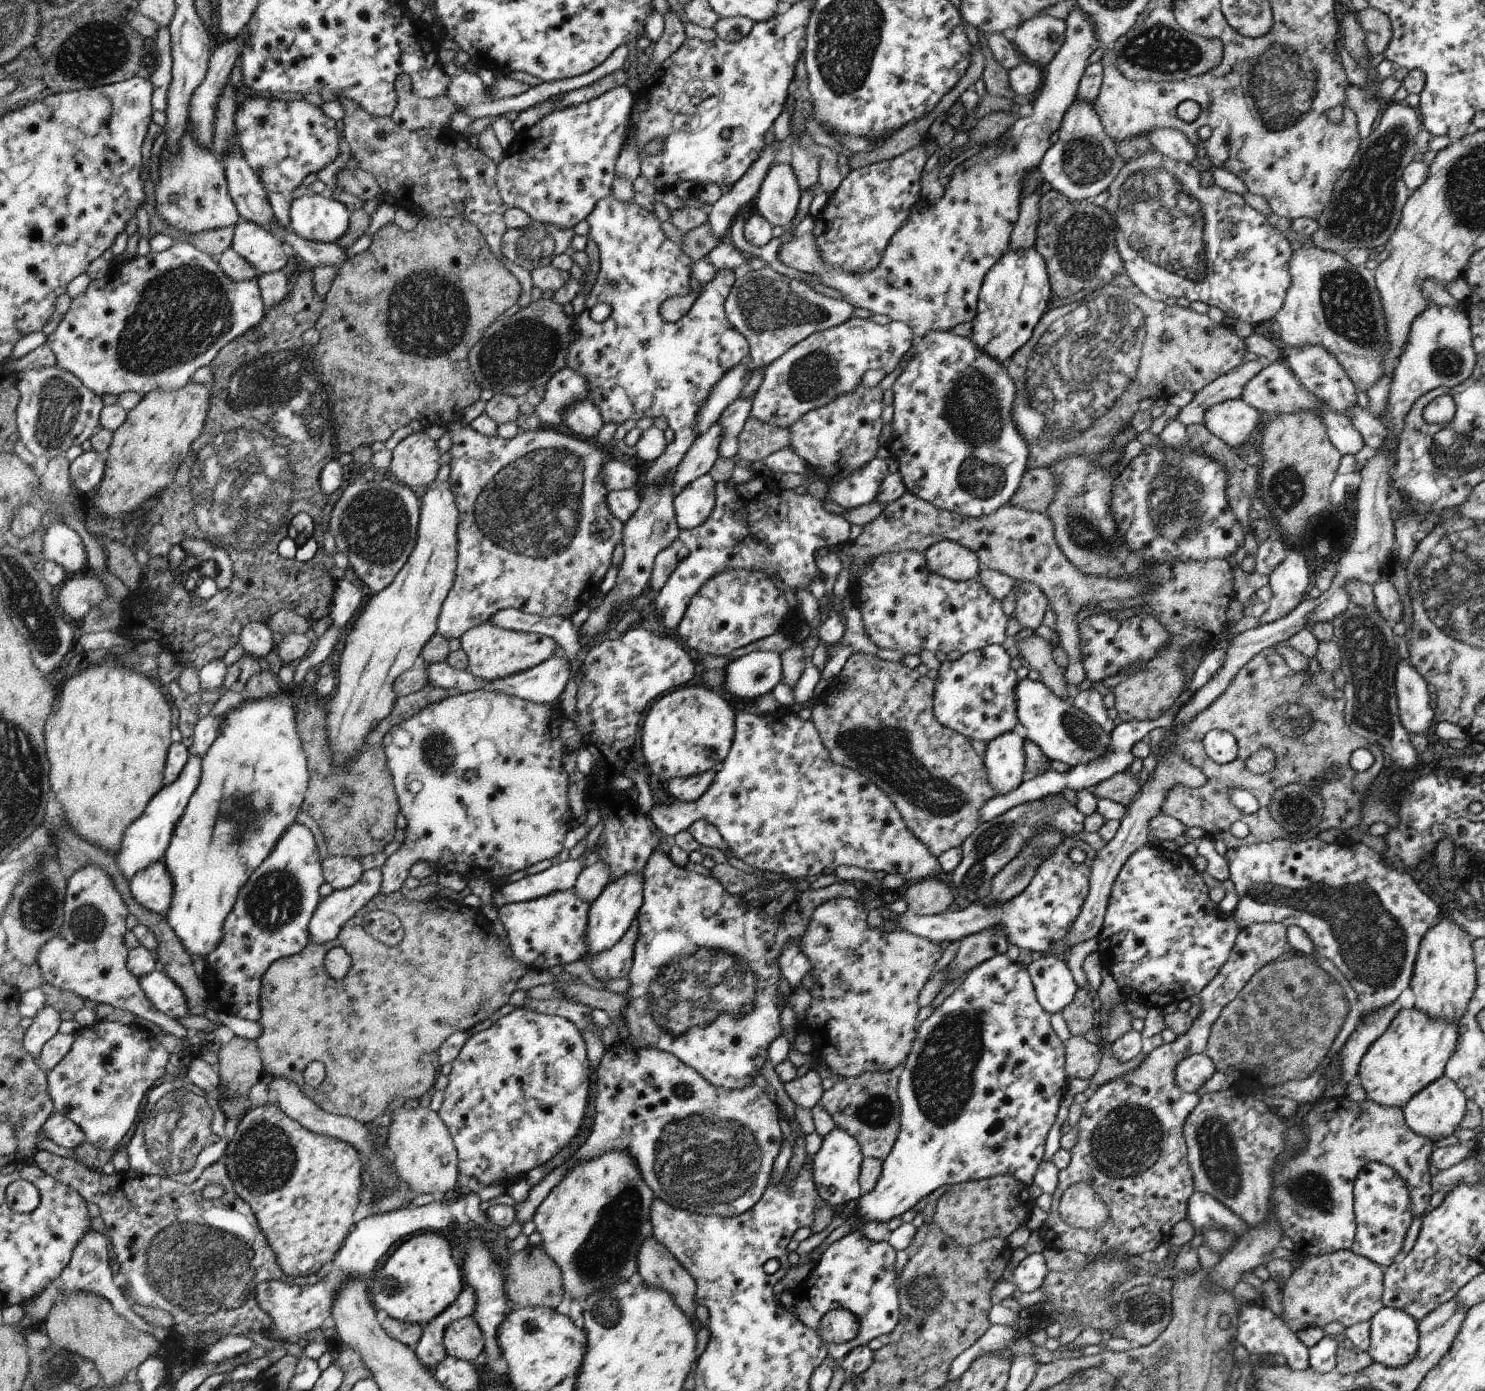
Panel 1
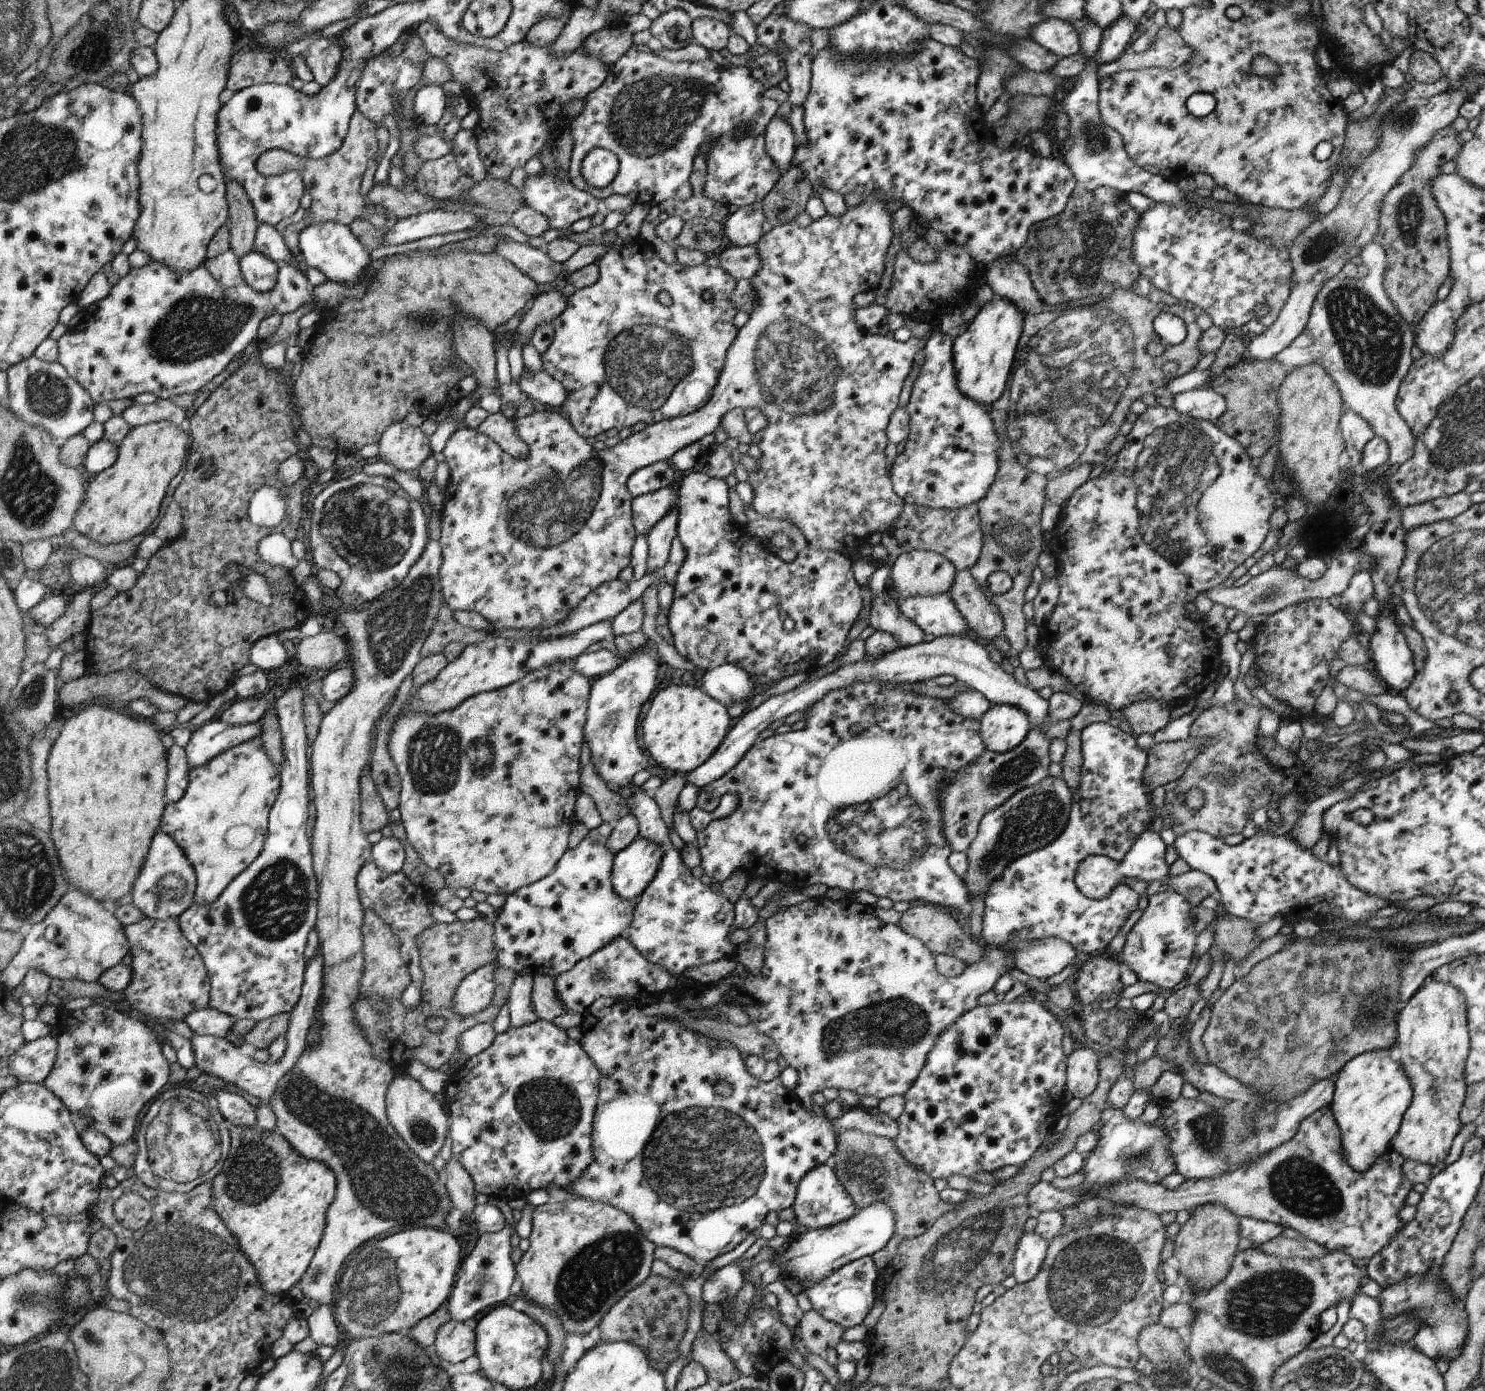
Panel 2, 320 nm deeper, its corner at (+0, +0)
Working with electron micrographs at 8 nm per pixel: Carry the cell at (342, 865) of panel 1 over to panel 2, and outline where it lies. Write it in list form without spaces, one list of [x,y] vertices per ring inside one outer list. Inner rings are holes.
[[[368,860],[360,870],[358,890],[360,899],[366,907],[366,910],[373,910],[379,918],[382,918],[397,938],[400,956],[403,958],[405,966],[411,975],[412,984],[409,985],[422,986],[424,977],[423,974],[418,972],[418,936],[432,925],[438,924],[434,921],[434,918],[430,916],[430,902],[428,902],[426,892],[424,892],[422,888],[414,886],[414,884],[402,874],[401,870],[392,874],[387,873],[372,860]]]

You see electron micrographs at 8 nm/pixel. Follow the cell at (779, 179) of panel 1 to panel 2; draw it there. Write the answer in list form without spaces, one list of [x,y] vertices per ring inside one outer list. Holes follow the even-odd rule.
[[[778,113],[769,122],[764,134],[769,155],[781,174],[791,170],[791,160],[797,145],[794,139],[794,130],[788,121]]]

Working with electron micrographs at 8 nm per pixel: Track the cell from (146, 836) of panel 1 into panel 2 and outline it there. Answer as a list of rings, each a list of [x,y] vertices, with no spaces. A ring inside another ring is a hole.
[[[212,718],[200,728],[194,729],[184,750],[189,768],[206,764],[217,754],[240,743],[260,737],[259,721],[243,725],[229,725],[220,718]]]

